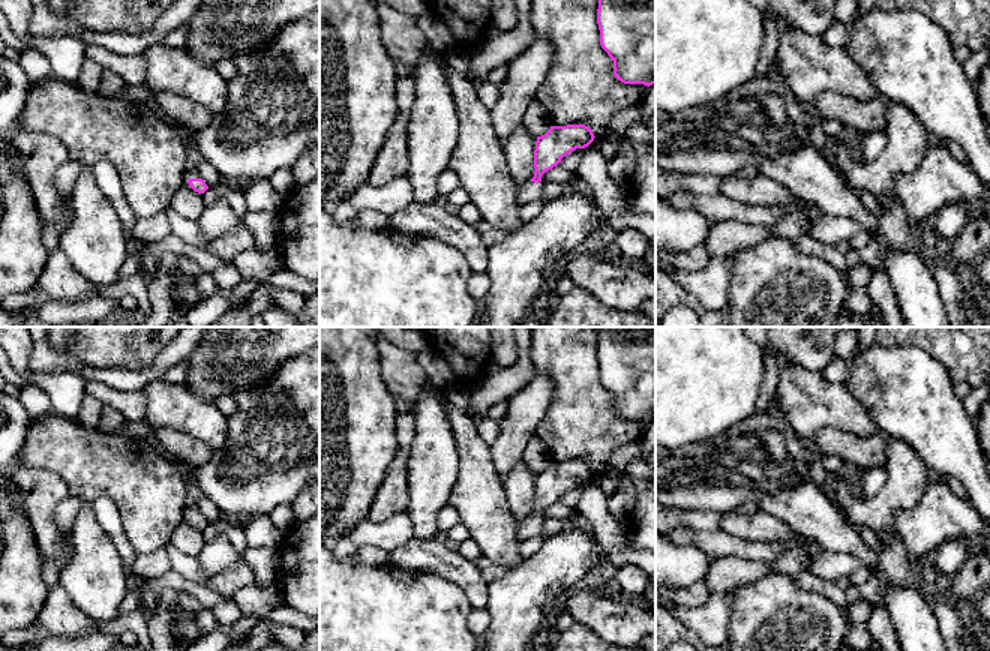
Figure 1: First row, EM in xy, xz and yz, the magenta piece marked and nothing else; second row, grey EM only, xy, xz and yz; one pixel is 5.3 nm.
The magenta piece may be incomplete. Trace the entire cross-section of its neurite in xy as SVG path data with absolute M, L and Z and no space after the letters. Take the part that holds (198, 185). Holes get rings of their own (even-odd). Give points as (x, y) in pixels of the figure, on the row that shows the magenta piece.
M190 164L183 174L183 183L192 188L200 195L202 195L208 189L206 182L200 177L200 172Z

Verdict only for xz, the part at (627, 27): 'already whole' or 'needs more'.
already whole

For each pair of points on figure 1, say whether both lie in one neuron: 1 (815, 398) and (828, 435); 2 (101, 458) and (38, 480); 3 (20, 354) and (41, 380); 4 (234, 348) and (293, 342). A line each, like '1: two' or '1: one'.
1: two
2: two
3: one
4: one

